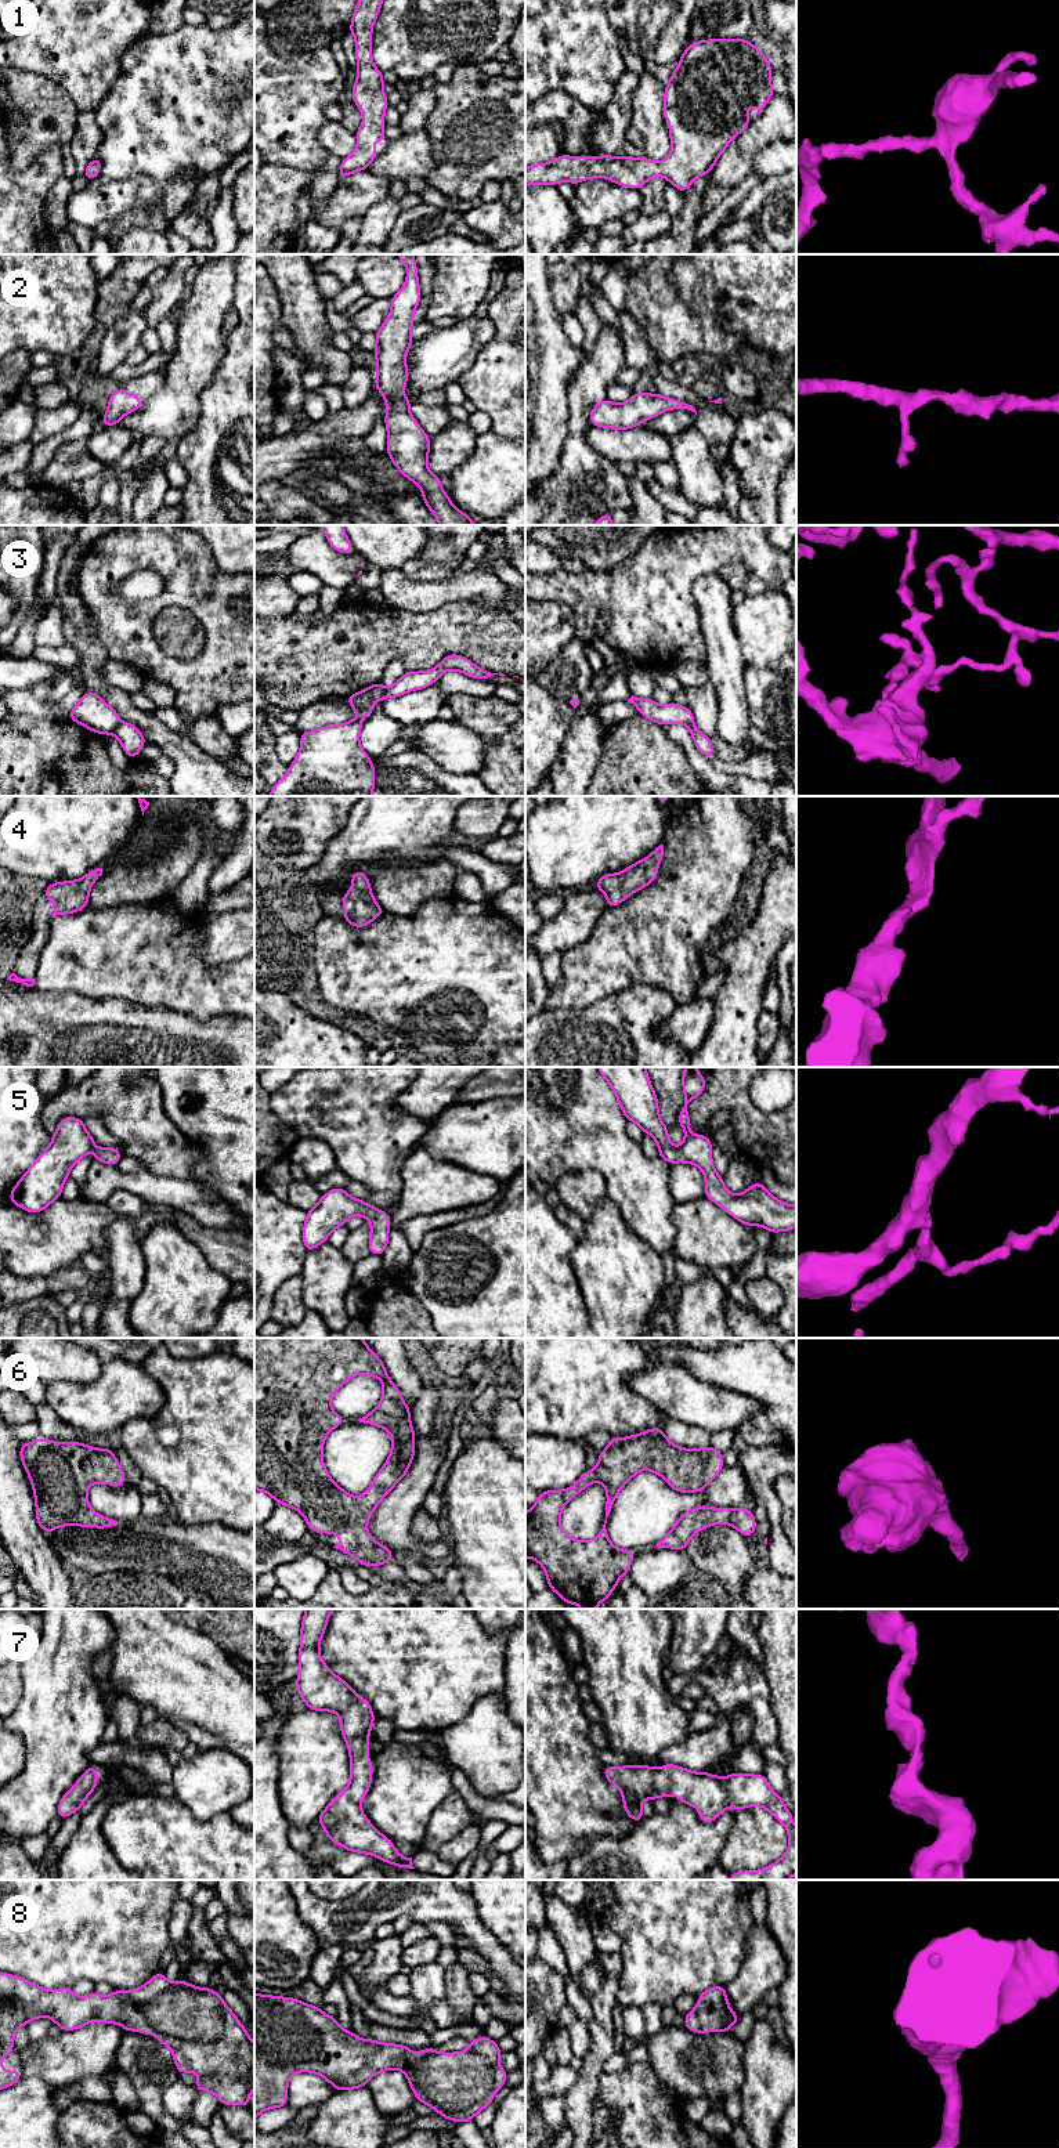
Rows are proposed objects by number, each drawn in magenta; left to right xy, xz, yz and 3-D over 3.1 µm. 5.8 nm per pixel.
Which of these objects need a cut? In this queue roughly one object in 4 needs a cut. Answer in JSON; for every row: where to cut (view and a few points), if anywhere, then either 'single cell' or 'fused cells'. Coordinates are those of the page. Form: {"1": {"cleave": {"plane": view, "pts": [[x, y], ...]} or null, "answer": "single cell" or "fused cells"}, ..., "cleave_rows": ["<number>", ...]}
{"1": {"cleave": null, "answer": "single cell"}, "2": {"cleave": null, "answer": "single cell"}, "3": {"cleave": {"plane": "xy", "pts": [[119, 722], [111, 733]]}, "answer": "fused cells"}, "4": {"cleave": null, "answer": "single cell"}, "5": {"cleave": null, "answer": "single cell"}, "6": {"cleave": null, "answer": "single cell"}, "7": {"cleave": null, "answer": "single cell"}, "8": {"cleave": null, "answer": "single cell"}, "cleave_rows": ["3"]}

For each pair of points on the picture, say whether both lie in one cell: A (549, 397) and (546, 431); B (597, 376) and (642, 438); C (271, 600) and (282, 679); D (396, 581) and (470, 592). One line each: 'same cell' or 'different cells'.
A: same cell
B: different cells
C: different cells
D: same cell

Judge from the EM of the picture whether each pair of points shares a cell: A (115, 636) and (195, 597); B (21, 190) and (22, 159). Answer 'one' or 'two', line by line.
A: one
B: two

